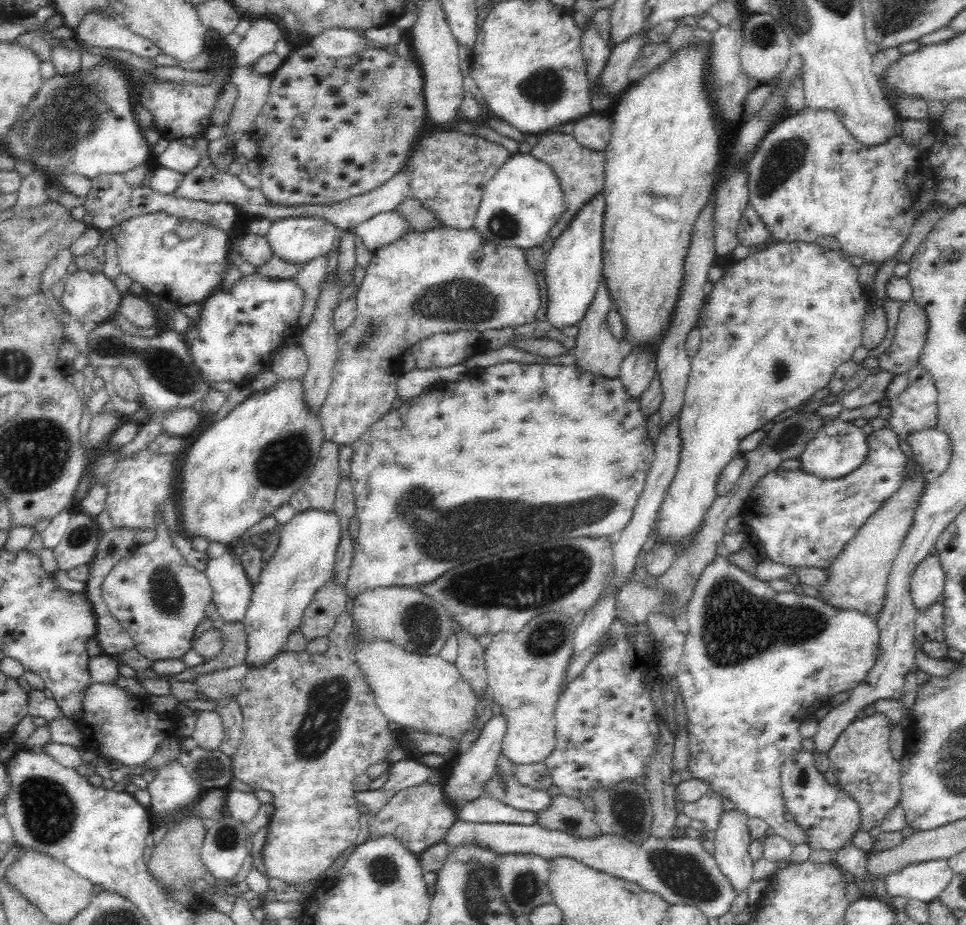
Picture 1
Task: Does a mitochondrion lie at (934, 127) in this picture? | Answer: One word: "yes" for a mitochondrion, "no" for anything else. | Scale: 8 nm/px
no

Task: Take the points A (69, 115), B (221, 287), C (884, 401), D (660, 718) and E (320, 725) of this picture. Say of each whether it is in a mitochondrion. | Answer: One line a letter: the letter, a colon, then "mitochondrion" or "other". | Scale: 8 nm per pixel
A: mitochondrion
B: other
C: other
D: other
E: mitochondrion

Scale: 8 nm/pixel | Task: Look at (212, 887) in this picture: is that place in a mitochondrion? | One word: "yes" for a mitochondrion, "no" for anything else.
no

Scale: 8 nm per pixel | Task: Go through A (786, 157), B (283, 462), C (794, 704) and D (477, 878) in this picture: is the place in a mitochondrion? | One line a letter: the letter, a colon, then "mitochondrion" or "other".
A: mitochondrion
B: mitochondrion
C: other
D: mitochondrion

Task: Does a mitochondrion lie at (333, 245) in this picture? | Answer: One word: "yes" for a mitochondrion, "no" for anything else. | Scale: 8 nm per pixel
no

